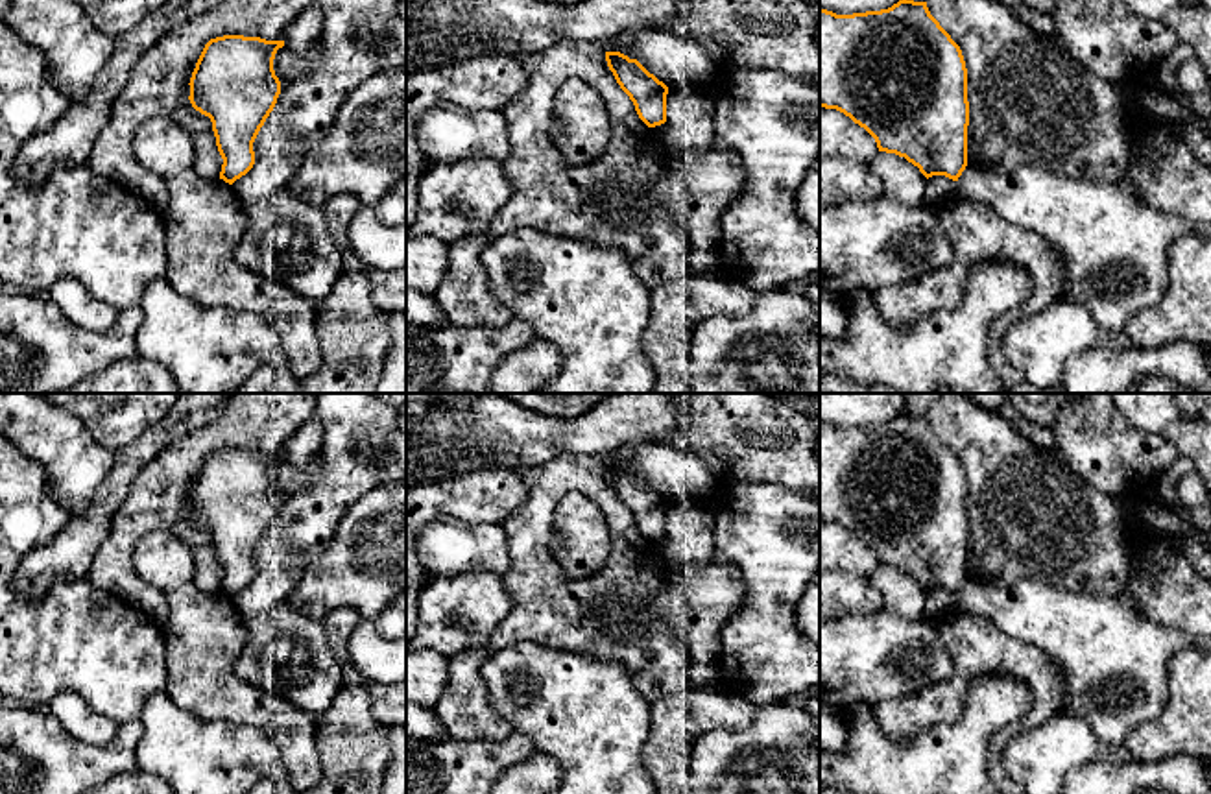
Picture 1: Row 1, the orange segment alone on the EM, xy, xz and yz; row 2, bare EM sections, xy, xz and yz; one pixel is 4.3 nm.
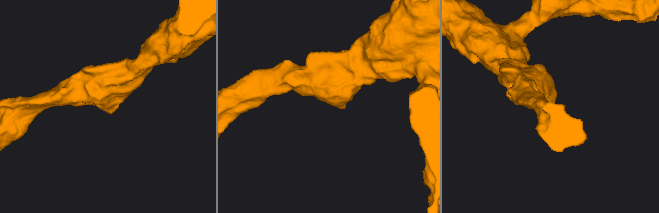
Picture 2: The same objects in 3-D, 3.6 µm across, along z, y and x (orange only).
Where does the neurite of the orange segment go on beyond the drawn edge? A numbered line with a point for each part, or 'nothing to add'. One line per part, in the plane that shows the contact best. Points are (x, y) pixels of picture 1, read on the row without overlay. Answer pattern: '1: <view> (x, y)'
nothing to add

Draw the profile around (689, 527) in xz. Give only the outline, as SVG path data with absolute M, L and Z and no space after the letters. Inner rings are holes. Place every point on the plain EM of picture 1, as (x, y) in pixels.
M677 502L666 508L668 556L685 571L700 572L714 554L713 515L705 504Z

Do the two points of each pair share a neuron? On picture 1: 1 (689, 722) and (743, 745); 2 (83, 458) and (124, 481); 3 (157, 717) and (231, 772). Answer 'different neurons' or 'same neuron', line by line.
1: different neurons
2: different neurons
3: same neuron

